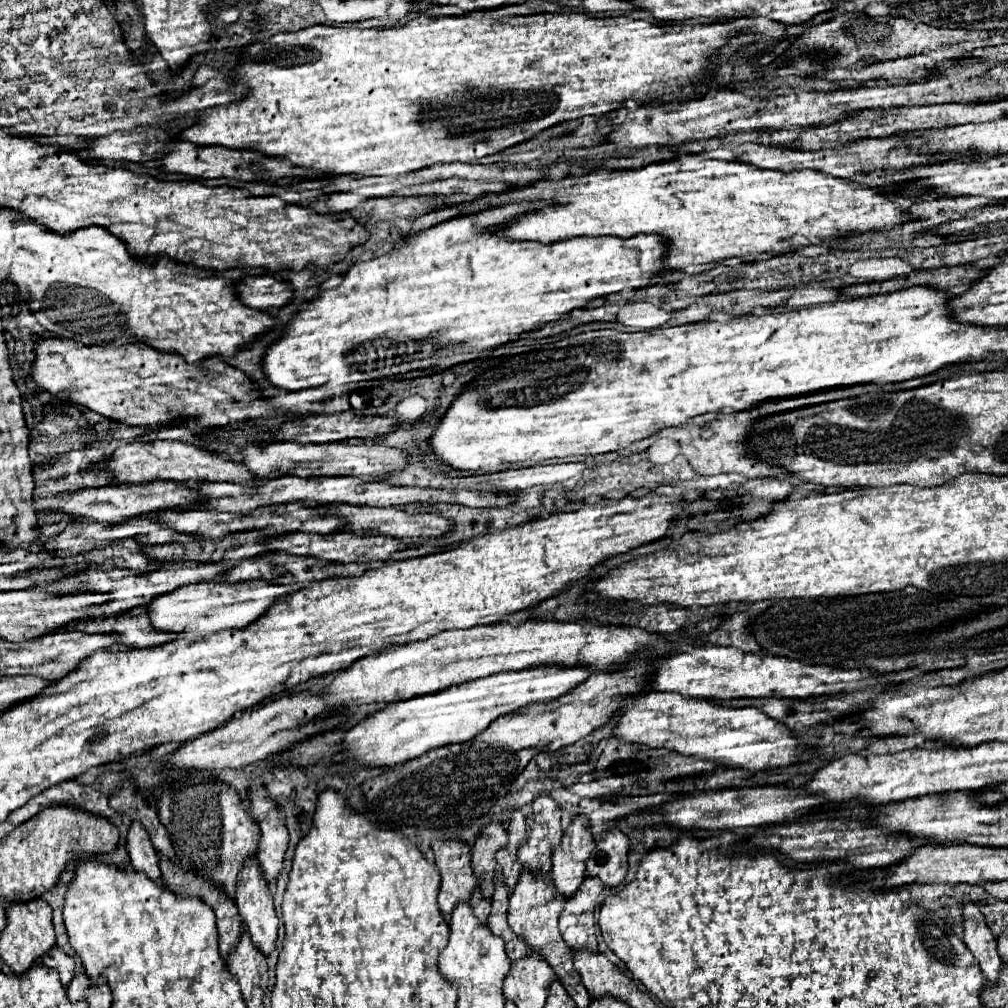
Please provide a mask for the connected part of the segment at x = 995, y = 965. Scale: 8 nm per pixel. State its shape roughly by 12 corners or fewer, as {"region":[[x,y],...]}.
{"region":[[963,903],[965,945],[989,983],[1003,961],[983,913]]}

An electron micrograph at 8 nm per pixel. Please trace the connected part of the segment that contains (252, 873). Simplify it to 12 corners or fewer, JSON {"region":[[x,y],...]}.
{"region":[[255,859],[239,873],[235,905],[253,945],[271,955],[279,933]]}

